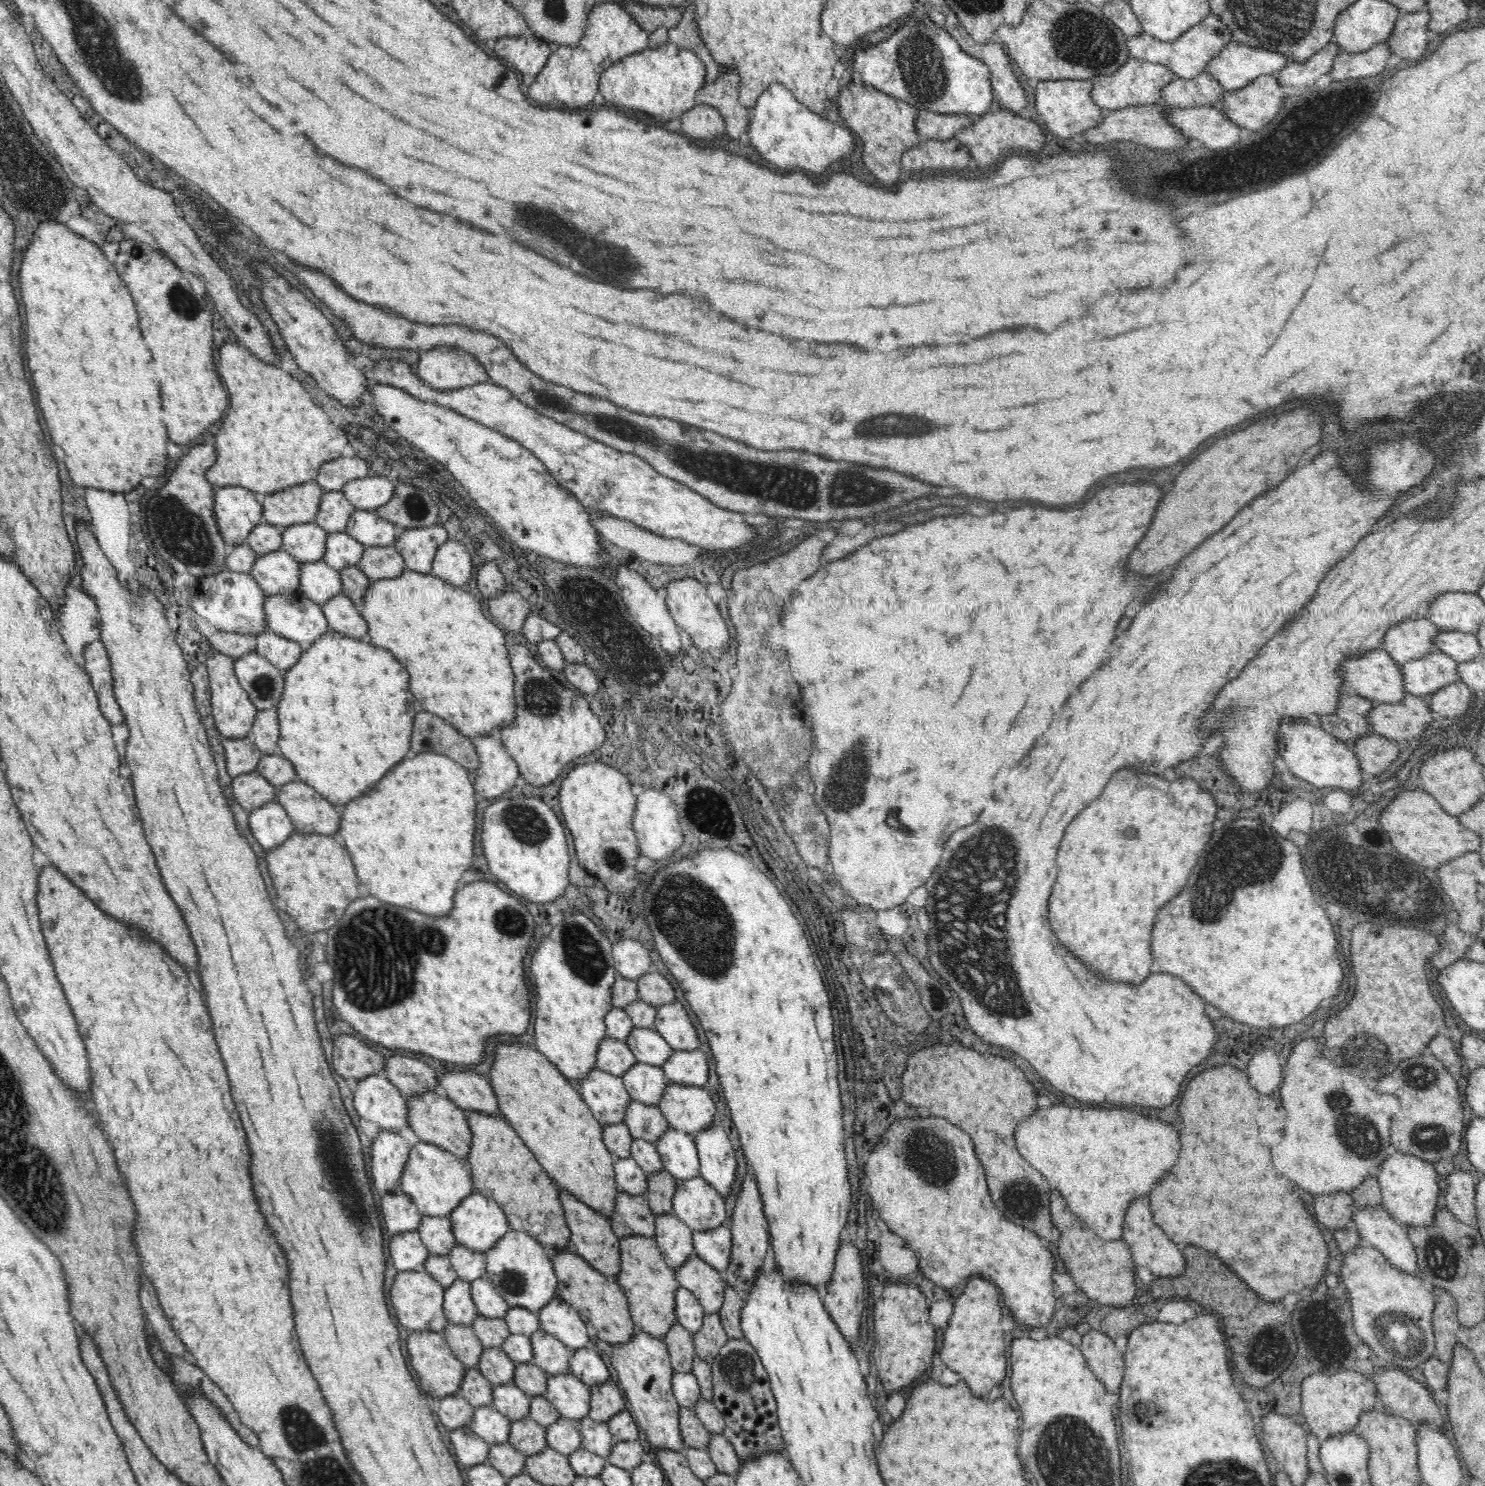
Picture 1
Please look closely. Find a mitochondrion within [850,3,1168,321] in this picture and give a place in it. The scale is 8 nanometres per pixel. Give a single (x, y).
(1081, 39)

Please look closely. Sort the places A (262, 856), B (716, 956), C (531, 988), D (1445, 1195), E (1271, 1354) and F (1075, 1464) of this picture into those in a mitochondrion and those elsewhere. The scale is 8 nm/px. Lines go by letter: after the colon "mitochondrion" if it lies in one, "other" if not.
A: other
B: mitochondrion
C: other
D: other
E: mitochondrion
F: mitochondrion

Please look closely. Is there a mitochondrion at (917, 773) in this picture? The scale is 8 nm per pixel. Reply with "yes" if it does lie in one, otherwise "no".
no

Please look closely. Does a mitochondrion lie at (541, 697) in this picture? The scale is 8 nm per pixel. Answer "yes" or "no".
yes

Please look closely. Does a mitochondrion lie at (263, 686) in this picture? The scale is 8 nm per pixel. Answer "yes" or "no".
yes

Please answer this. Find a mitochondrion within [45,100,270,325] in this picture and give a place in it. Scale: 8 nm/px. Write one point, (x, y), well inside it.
(179, 298)

